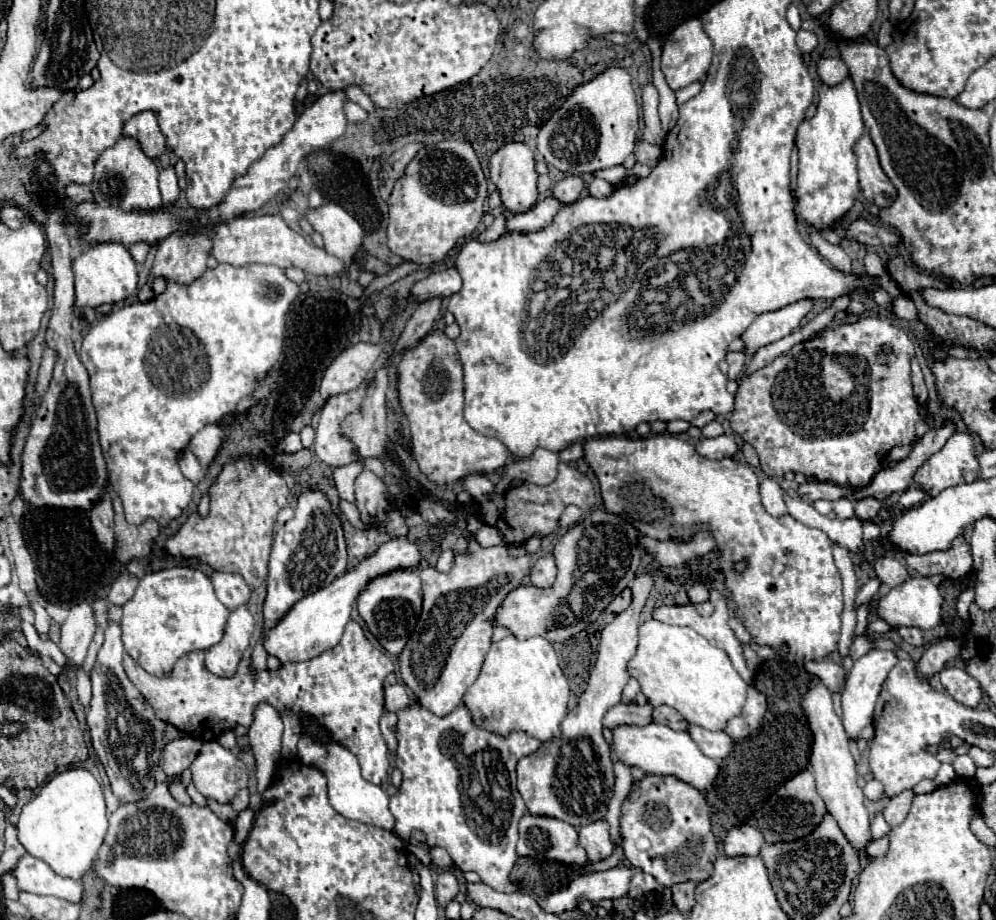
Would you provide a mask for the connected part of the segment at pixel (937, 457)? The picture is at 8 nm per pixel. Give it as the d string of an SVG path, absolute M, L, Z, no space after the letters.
M955 433L941 451L937 451L917 473L915 481L927 495L935 497L947 487L973 483L979 473L975 459L975 435Z

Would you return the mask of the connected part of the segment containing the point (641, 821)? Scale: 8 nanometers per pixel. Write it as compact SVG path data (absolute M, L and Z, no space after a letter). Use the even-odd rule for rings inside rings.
M645 775L633 785L621 807L621 837L627 861L671 887L681 881L701 883L713 875L713 863L719 857L717 841L709 823L711 807L703 795L675 779Z

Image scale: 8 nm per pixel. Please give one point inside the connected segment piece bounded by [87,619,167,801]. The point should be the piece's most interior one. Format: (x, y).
(129, 738)

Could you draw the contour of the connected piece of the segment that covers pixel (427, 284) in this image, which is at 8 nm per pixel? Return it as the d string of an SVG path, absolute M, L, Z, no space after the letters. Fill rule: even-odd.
M447 269L443 273L433 273L427 279L415 283L415 287L411 289L411 293L415 295L417 301L425 301L425 299L435 297L435 295L441 295L441 297L453 295L459 289L461 289L459 273L455 269Z

